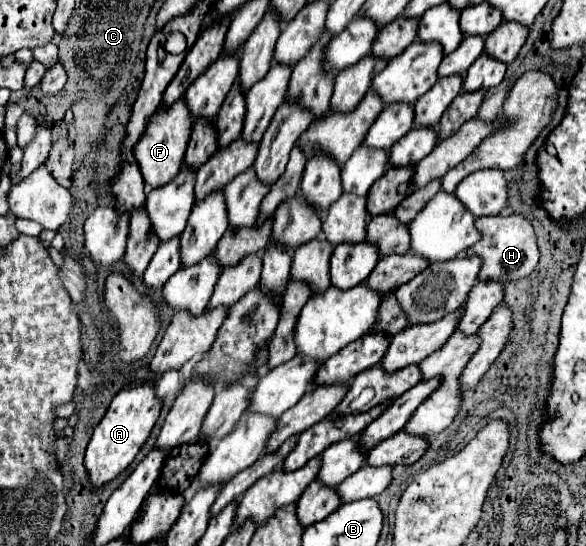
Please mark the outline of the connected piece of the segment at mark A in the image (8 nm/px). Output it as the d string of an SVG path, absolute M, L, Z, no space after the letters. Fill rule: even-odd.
M132 384L114 396L108 412L94 428L94 434L84 456L84 466L92 490L100 490L100 486L106 486L106 482L118 478L132 464L138 450L150 436L150 430L158 420L160 408L162 402L158 402L152 384Z

